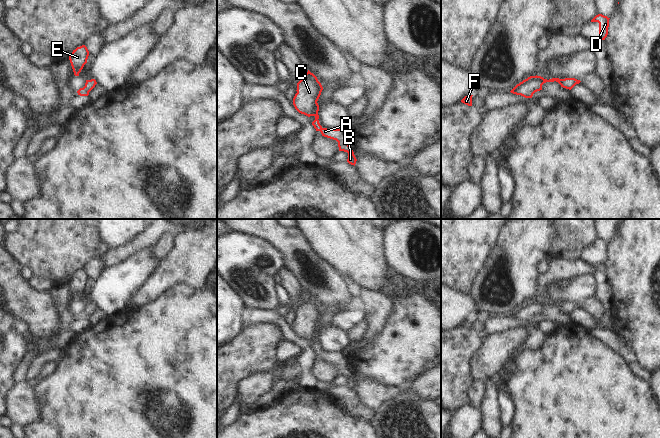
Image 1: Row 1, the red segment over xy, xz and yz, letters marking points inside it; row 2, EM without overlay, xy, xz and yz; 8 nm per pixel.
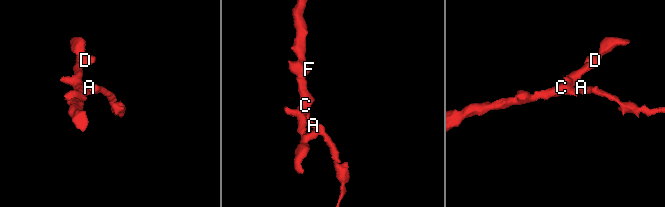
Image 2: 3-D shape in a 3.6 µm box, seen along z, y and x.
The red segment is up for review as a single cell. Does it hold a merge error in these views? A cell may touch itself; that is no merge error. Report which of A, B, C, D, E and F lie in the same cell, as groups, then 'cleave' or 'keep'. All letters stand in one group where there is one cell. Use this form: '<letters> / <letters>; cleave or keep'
A B C D E F; keep

